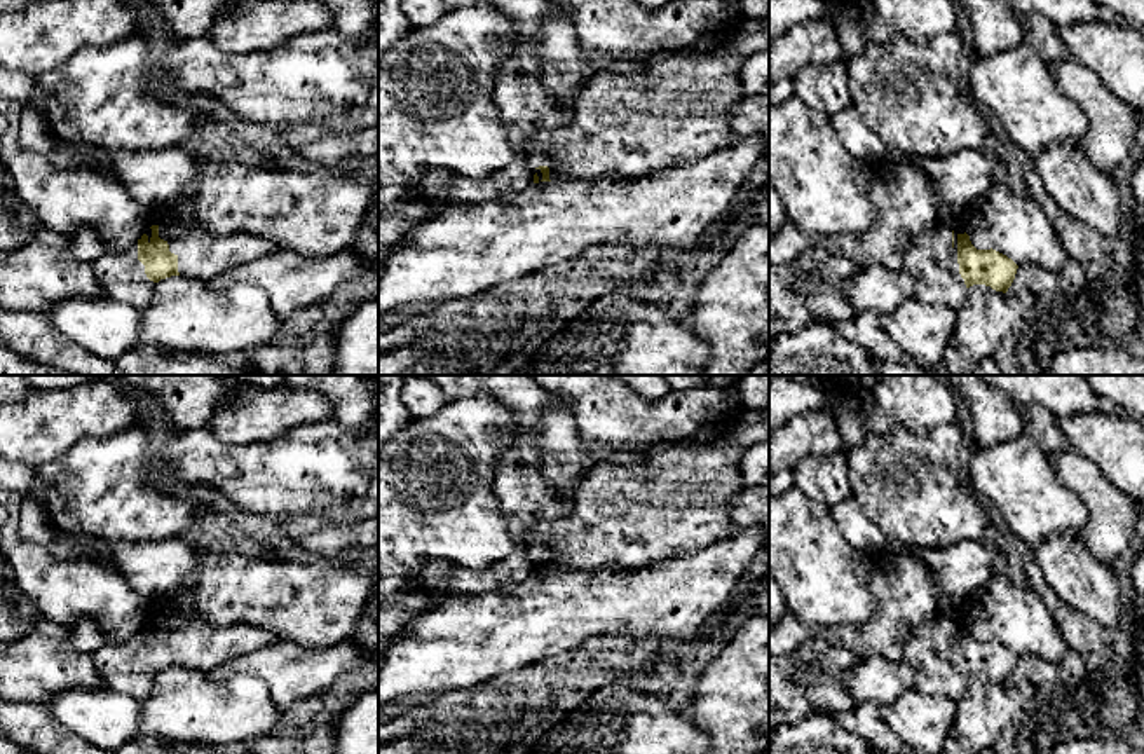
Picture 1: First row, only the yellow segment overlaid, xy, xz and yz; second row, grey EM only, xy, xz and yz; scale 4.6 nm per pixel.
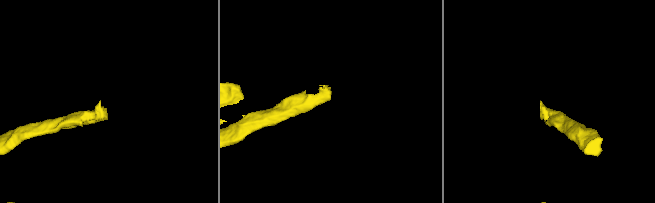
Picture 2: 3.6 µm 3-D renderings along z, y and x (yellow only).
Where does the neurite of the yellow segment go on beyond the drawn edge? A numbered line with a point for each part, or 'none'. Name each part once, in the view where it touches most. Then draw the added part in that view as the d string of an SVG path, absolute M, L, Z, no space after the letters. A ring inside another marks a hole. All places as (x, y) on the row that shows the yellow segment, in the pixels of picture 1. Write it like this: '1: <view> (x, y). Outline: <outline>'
1: yz (932, 262). Outline: M936 222L917 234L902 267L914 281L914 298L957 309L968 293L957 264L957 232Z

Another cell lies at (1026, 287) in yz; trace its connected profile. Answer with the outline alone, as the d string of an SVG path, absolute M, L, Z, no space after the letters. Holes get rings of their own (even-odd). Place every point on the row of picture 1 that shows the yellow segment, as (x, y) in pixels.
M1069 258L1057 274L1046 272L1036 264L1020 264L1006 293L1025 302L1045 304L1052 298L1064 298L1069 302L1083 288L1083 267Z

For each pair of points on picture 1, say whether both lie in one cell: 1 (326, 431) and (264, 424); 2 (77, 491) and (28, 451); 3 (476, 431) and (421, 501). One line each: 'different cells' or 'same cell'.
1: different cells
2: different cells
3: same cell

